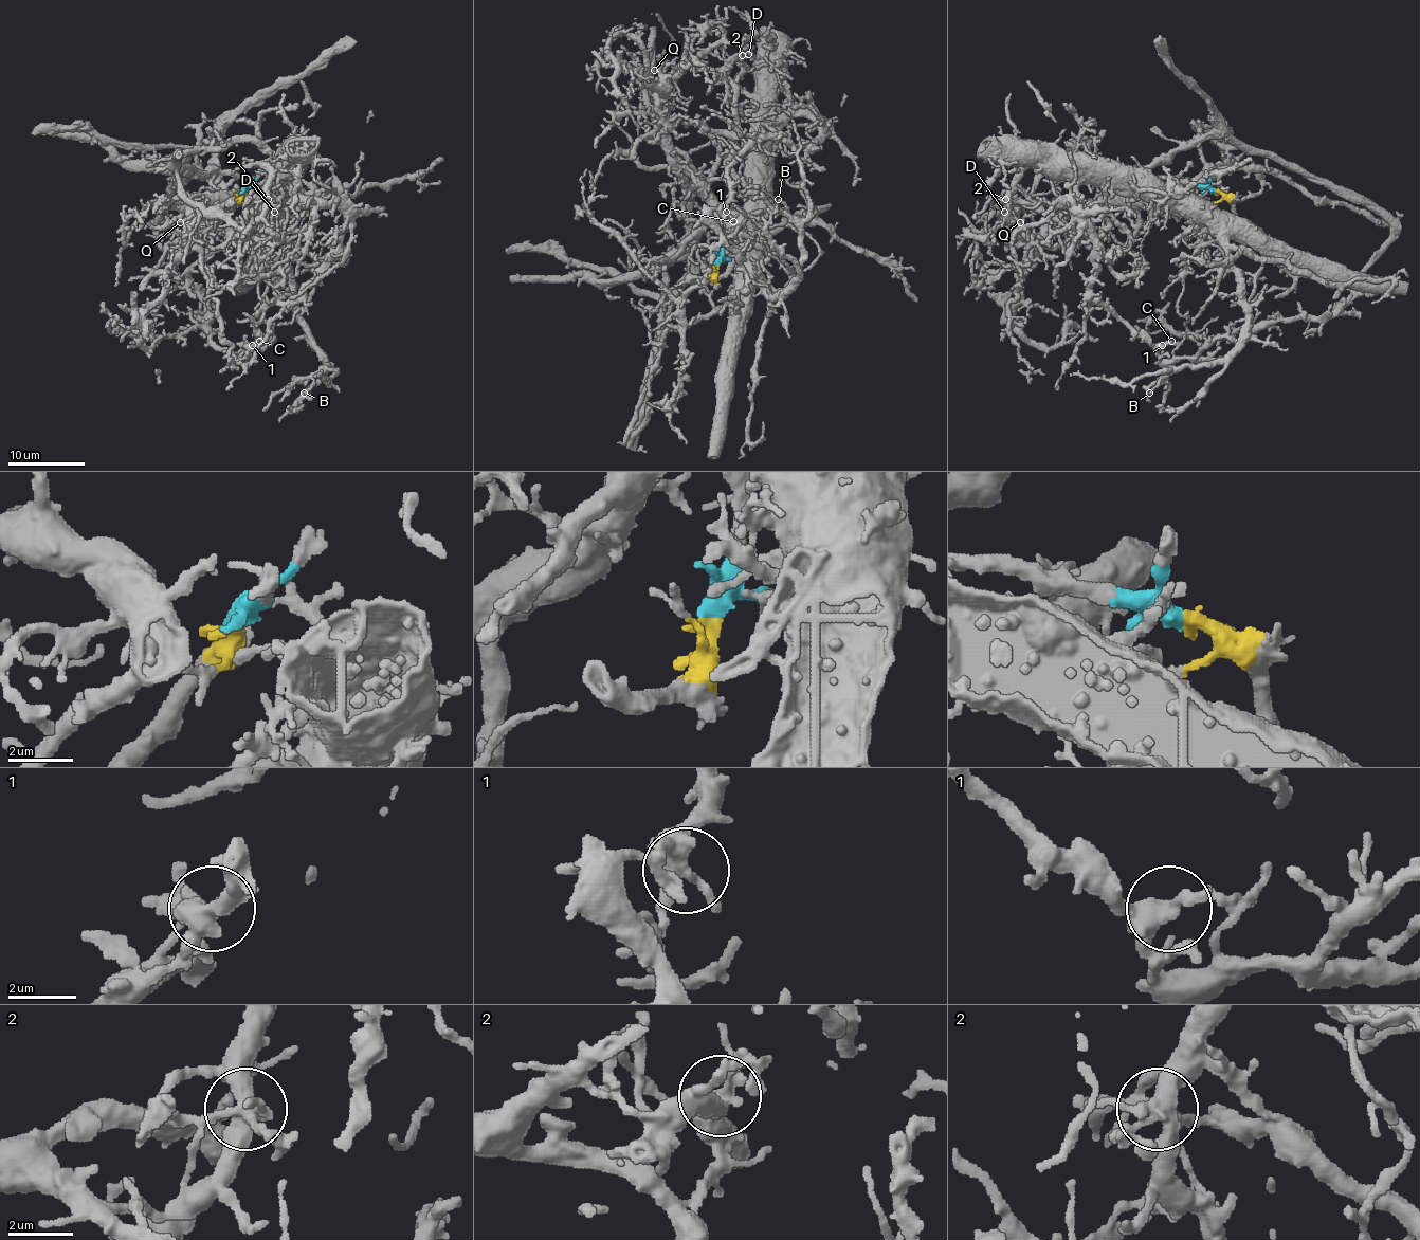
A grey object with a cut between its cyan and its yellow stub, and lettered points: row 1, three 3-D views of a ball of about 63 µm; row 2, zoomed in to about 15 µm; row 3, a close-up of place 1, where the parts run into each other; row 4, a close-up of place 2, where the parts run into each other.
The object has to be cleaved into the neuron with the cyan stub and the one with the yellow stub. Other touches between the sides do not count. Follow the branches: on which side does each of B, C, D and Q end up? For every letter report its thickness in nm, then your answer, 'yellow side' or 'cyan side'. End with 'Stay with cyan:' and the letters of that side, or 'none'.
B: 240 nm thick; yellow side
C: 280 nm thick; yellow side
D: 340 nm thick; yellow side
Q: 240 nm thick; yellow side
Stay with cyan: none

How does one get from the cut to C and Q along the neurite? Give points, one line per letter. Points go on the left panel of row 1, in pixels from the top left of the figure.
C: (242, 190), (221, 231), (244, 231), (286, 184), (345, 228), (254, 317), (260, 341)
Q: (242, 190), (218, 228), (244, 231), (260, 214), (237, 200), (202, 202), (188, 219), (179, 221)

